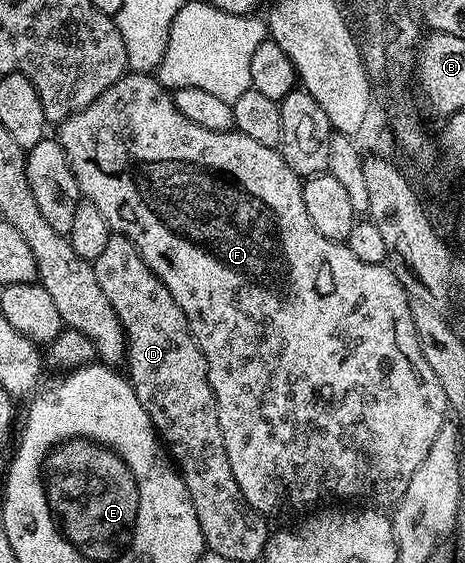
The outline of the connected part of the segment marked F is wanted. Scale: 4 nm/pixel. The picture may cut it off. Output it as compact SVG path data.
M127 72L123 74L120 80L116 80L116 84L112 84L107 90L100 92L100 96L96 100L92 100L92 104L88 104L88 108L65 118L57 127L57 130L56 140L66 149L66 159L70 161L70 167L78 181L79 195L99 209L100 214L114 234L124 235L134 245L136 252L144 260L144 264L148 264L148 268L161 280L164 288L168 288L168 292L172 292L176 304L180 304L180 308L190 325L192 336L206 361L206 375L210 381L212 392L216 396L220 432L224 440L224 448L228 452L228 464L232 468L232 476L236 480L236 484L240 484L240 492L246 503L263 516L271 516L270 514L276 513L281 506L306 506L309 502L322 502L325 498L347 498L350 501L347 503L369 504L374 508L397 506L398 501L402 499L404 492L408 489L408 480L412 480L416 468L420 468L424 456L428 456L428 448L432 448L432 440L436 440L436 432L440 432L440 428L448 421L448 414L446 414L448 403L446 393L436 376L436 372L432 372L432 368L428 368L428 360L424 360L424 352L418 343L416 328L410 311L411 301L393 269L386 264L381 266L364 264L364 260L352 256L352 252L346 247L345 242L333 242L324 236L320 236L320 232L316 232L316 224L312 224L312 219L308 216L308 208L304 208L303 179L299 178L296 172L292 172L292 168L288 168L288 164L284 164L284 156L280 151L268 144L256 144L256 140L252 140L252 136L244 136L235 129L225 132L212 132L208 128L200 128L196 124L192 124L192 120L188 120L188 116L184 116L184 112L180 112L180 108L176 108L173 93L163 86L153 73Z

